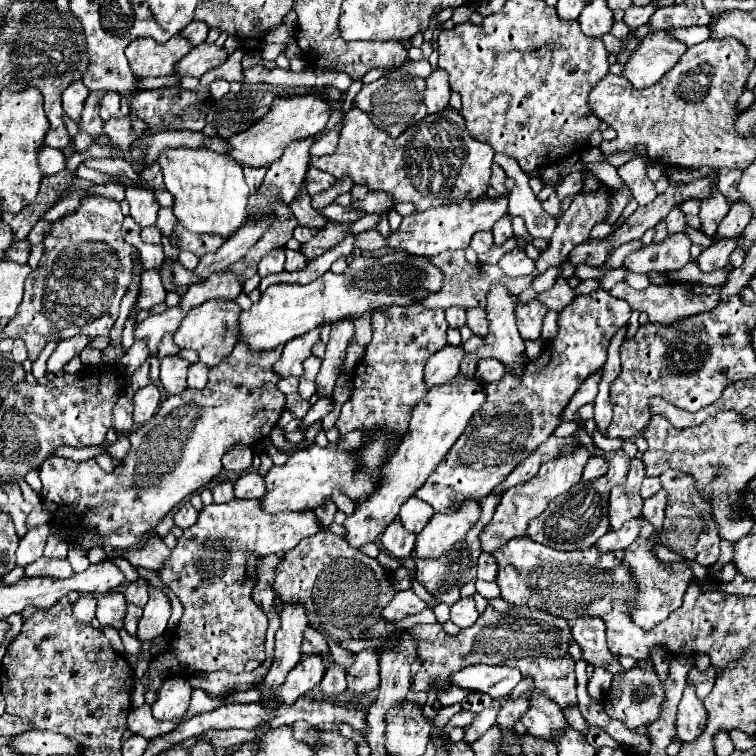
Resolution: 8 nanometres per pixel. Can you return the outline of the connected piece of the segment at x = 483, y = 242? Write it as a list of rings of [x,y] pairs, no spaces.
[[[477,232],[471,240],[471,248],[477,252],[477,254],[485,254],[489,248],[493,246],[493,236],[491,232]]]

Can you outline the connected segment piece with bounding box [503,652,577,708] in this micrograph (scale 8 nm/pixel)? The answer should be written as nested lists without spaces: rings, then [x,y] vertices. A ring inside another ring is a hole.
[[[567,652],[563,658],[553,656],[527,656],[511,658],[503,666],[519,668],[523,676],[535,678],[535,688],[545,692],[549,698],[559,702],[561,708],[577,704],[577,678],[575,678],[575,658]]]

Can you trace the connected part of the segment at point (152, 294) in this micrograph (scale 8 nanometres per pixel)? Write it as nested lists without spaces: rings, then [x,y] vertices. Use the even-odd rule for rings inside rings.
[[[159,268],[143,270],[141,272],[141,296],[137,300],[139,310],[149,310],[155,304],[161,304],[165,300],[167,290],[161,284],[161,274]]]

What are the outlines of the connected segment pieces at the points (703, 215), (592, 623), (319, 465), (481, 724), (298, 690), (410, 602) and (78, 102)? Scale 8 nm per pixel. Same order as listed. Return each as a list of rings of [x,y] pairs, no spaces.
[[[715,188],[713,196],[701,202],[701,210],[699,210],[701,232],[707,234],[707,236],[715,234],[719,222],[723,220],[723,216],[727,216],[727,212],[729,212],[729,202],[727,202],[725,196],[719,194],[717,188]]]
[[[599,618],[579,620],[571,628],[573,638],[583,648],[583,660],[593,666],[601,666],[613,676],[621,676],[625,668],[619,666],[619,660],[611,656],[607,642],[605,642],[605,624]]]
[[[349,432],[347,436],[341,436],[339,446],[329,444],[327,448],[319,448],[317,444],[313,444],[307,450],[295,452],[283,466],[271,466],[269,472],[263,476],[267,492],[263,500],[259,500],[259,504],[263,504],[265,512],[271,512],[271,514],[315,510],[319,504],[323,504],[323,500],[331,498],[333,488],[341,488],[343,494],[347,494],[353,502],[365,500],[365,496],[375,486],[377,470],[367,474],[355,468],[351,452],[361,446],[361,440],[363,440],[361,432]]]
[[[495,700],[495,702],[491,702],[491,706],[487,706],[483,712],[477,714],[477,718],[471,726],[465,728],[465,740],[475,742],[477,738],[481,738],[495,724],[497,714],[499,714],[499,702]]]
[[[303,654],[299,664],[287,674],[285,684],[277,688],[275,696],[281,698],[281,702],[285,704],[293,704],[299,696],[303,696],[321,682],[323,672],[325,672],[325,664],[317,654]]]
[[[403,590],[403,592],[397,592],[391,604],[383,610],[383,618],[401,620],[407,614],[419,614],[425,608],[427,608],[425,600],[421,600],[413,590]]]
[[[83,80],[71,82],[65,88],[65,92],[63,92],[63,110],[71,120],[75,120],[75,122],[81,120],[85,98],[87,98],[87,86],[83,84]]]

